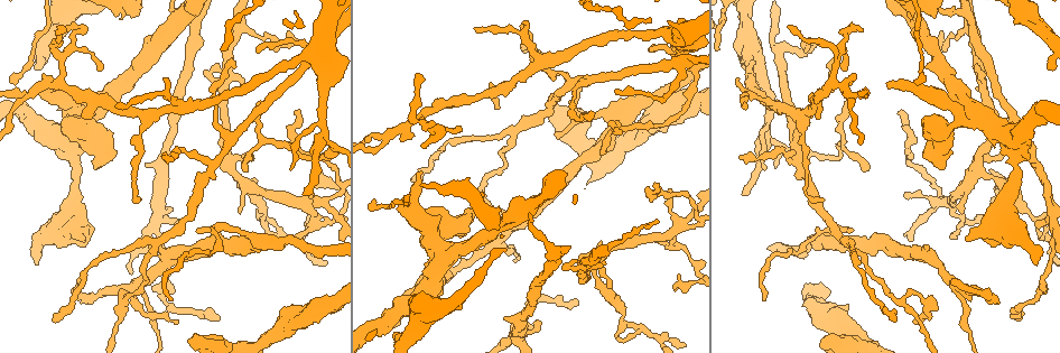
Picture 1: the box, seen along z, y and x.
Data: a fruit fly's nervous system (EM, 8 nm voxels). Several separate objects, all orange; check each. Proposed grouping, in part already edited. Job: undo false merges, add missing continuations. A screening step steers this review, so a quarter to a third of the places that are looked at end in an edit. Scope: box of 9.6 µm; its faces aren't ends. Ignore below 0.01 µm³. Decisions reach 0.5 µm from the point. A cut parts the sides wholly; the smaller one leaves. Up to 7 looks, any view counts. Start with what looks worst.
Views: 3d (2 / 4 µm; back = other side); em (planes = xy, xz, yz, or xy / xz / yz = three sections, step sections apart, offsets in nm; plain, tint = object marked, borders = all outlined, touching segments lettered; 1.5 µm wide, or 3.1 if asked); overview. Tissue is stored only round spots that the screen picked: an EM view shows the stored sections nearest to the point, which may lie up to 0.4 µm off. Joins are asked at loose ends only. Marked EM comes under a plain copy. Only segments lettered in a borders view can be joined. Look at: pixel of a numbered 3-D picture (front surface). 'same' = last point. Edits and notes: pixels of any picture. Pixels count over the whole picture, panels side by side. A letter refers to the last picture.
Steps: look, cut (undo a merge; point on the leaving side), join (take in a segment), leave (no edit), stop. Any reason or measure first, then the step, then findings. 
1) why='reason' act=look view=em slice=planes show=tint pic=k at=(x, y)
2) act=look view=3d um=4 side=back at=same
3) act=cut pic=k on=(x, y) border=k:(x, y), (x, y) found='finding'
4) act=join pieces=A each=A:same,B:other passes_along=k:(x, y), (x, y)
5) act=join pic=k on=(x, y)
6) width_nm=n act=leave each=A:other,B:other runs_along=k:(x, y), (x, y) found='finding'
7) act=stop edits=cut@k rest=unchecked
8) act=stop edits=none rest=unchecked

why='free end' act=look view=3d um=2 pic=1 at=(37, 262)

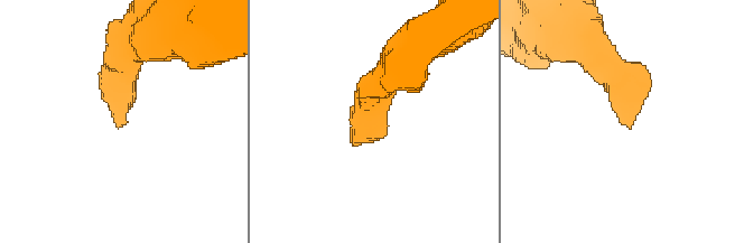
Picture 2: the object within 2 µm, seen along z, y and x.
why='need the tissue' act=look view=em slice=planes show=borders pic=2 at=(366, 128)

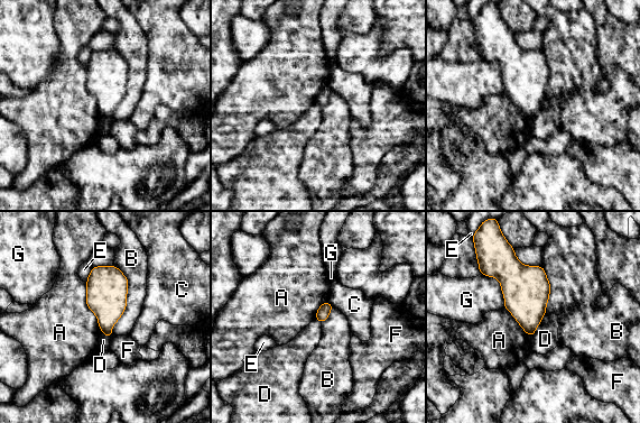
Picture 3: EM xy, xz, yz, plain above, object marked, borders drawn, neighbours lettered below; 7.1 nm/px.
width_nm=300 longest_contact=B:500nm act=leave each=A:other,B:other,C:other,D:other,E:other,F:other,G:other found='no lettered segment goes on from it'

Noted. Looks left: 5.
why='long arm stops here' act=look view=3d um=2 pic=1 at=(54, 322)

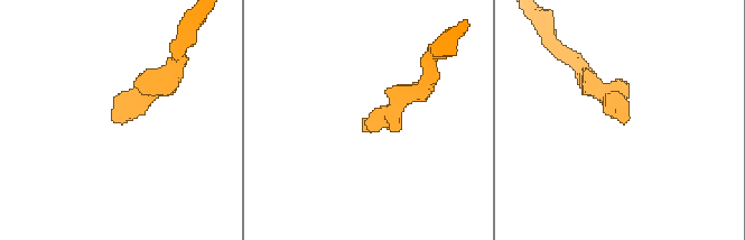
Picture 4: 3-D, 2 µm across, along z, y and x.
why='shape alone is not enough' act=look view=em slice=planes show=borders pic=4 at=(122, 121)

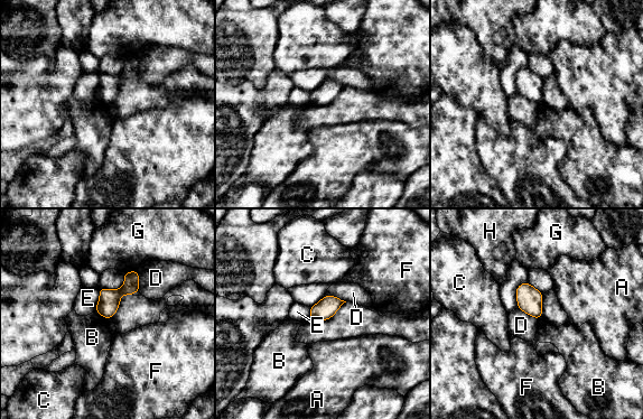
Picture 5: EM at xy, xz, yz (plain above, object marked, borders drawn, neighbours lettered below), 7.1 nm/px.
longest_contact=D:170nm act=leave each=A:other,B:other,C:other,D:other,E:other,F:other,G:other,H:other border=5:(95, 310), (106, 319) found='no lettered segment goes on from it'

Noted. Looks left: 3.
why='branch stops here' act=look view=em slice=xz step=8 show=borders pic=1 at=(511, 326)

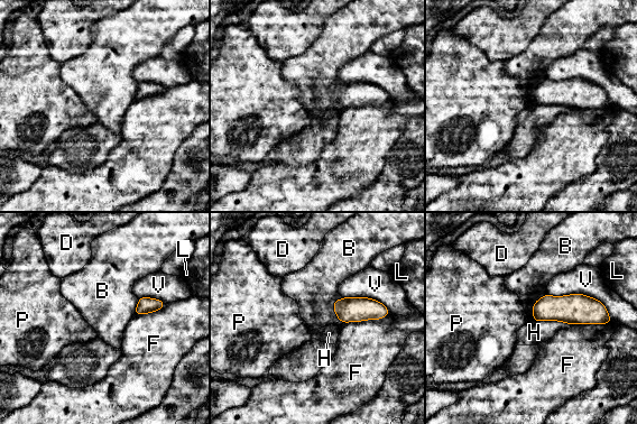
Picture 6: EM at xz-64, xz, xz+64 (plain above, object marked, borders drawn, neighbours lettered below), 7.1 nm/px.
act=leave each=B:other,D:other,F:other,H:other,L:other,P:other,V:other border=6:(546, 294), (534, 303), (532, 320) found='none of them fits'

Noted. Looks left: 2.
act=stop edits=none rest=unchecked

